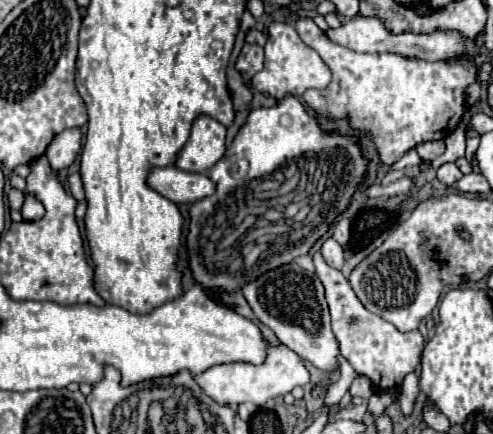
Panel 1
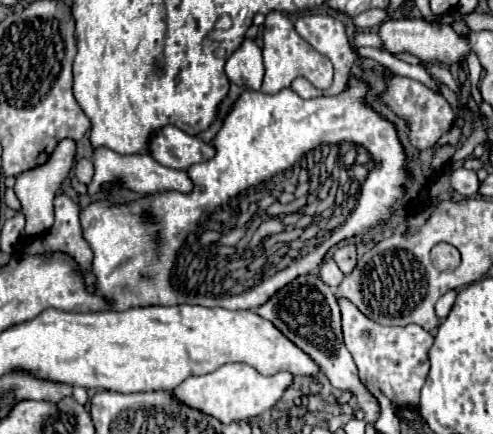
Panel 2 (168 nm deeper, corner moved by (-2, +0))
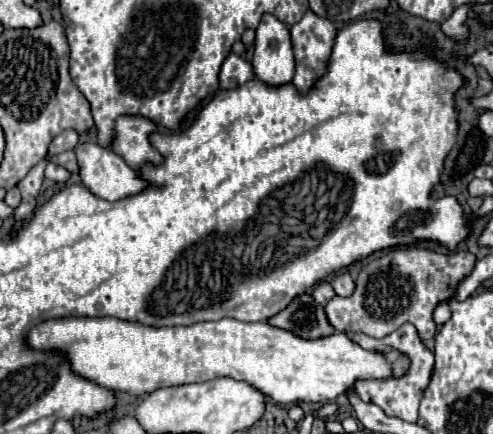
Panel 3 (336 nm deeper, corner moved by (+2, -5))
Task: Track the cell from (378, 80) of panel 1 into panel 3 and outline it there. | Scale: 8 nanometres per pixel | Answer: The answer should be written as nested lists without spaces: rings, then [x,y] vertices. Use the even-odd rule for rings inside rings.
[[[308,10],[302,20],[290,28],[290,34],[296,54],[296,74],[292,82],[298,90],[308,90],[308,86],[324,74],[324,66],[336,36],[336,26]]]

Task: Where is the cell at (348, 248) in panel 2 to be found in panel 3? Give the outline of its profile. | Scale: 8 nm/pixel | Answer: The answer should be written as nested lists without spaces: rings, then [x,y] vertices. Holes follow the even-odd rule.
[[[336,274],[332,278],[332,288],[334,288],[334,292],[338,296],[344,296],[346,298],[346,296],[350,296],[354,292],[354,282],[352,282],[350,274]]]

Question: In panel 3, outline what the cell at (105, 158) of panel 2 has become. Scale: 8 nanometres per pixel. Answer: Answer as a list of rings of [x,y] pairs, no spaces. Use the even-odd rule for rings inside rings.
[[[92,142],[80,144],[80,146],[76,146],[76,156],[78,156],[78,174],[82,178],[82,184],[88,186],[102,200],[114,202],[114,200],[138,194],[140,190],[144,190],[148,186],[134,168],[130,168],[118,154],[114,154],[112,150],[100,146],[100,144],[92,144]]]

